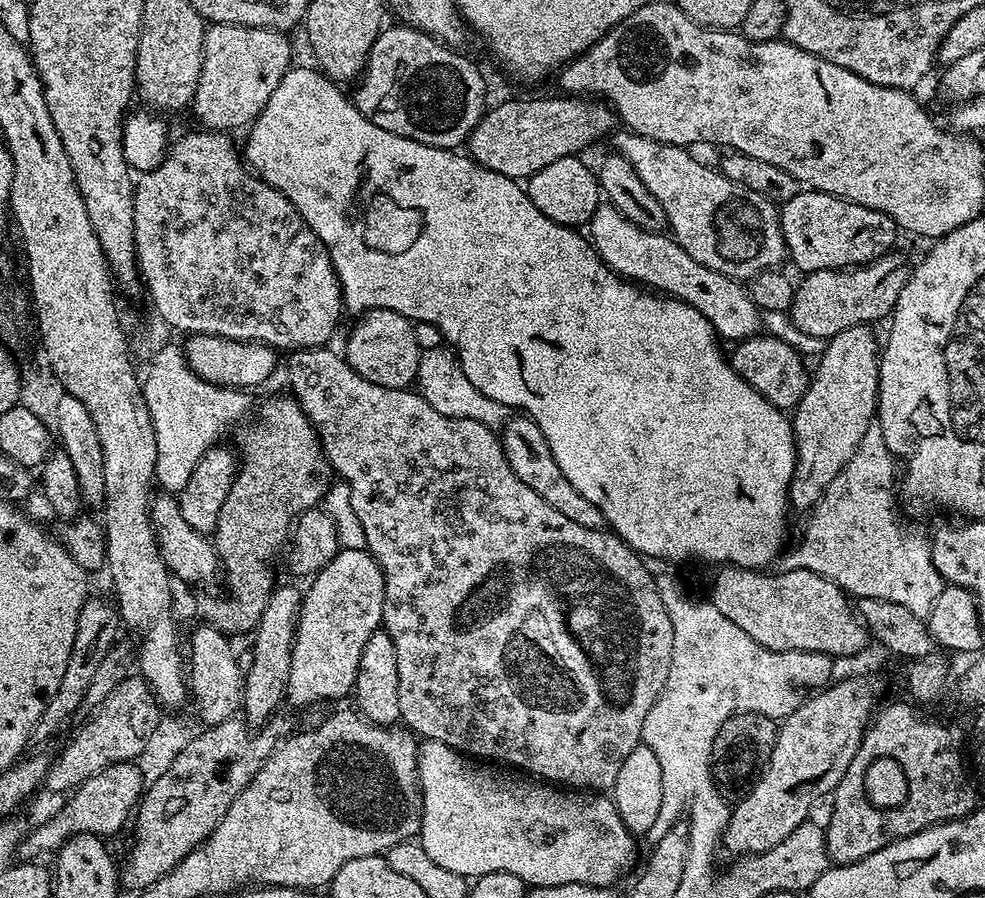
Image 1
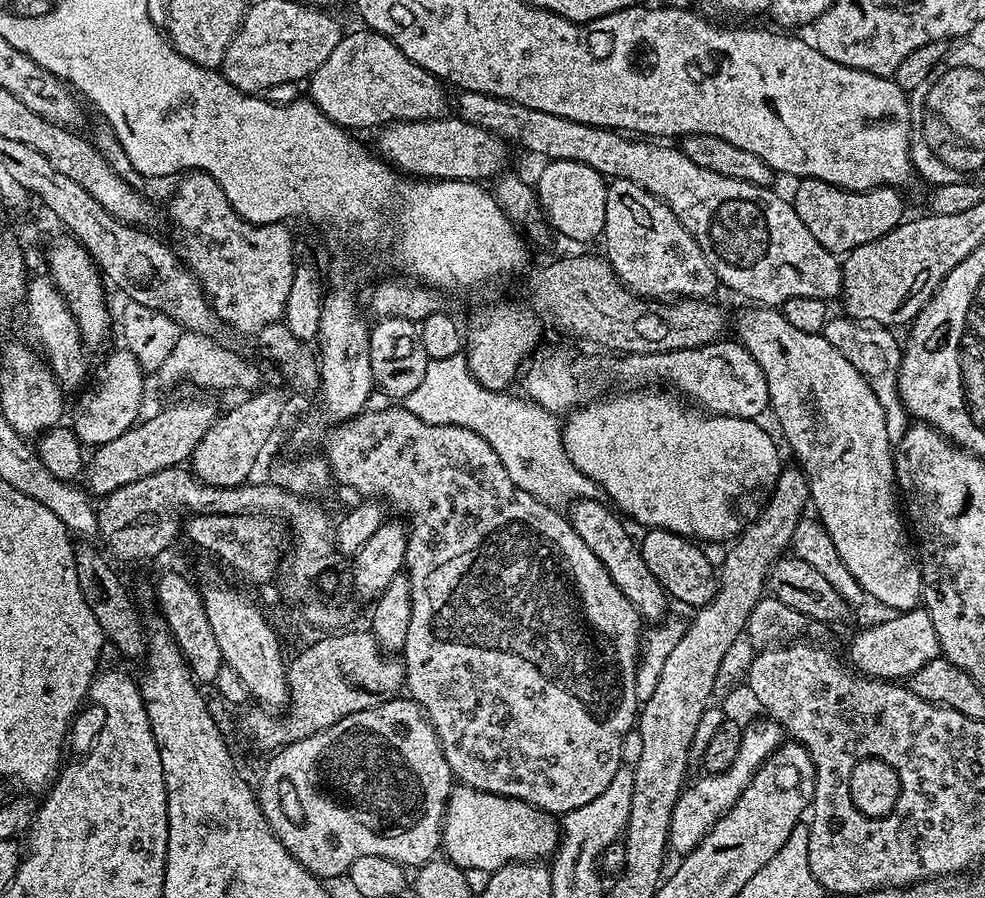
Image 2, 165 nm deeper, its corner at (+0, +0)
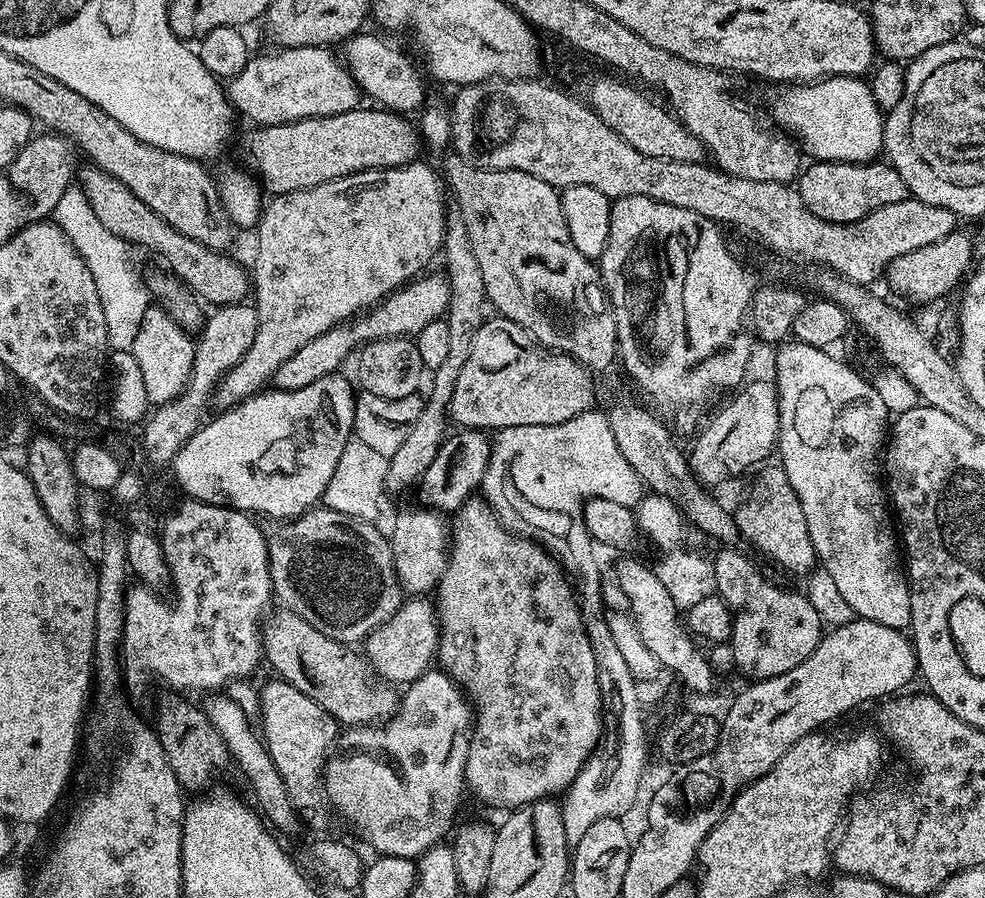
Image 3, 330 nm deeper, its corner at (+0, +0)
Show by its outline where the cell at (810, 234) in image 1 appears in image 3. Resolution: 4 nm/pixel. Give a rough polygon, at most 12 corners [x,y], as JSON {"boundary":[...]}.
{"boundary":[[812,162],[810,214],[858,222],[910,196],[887,162]]}

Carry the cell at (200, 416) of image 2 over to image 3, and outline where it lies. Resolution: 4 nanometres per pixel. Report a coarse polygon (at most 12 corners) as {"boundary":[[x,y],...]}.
{"boundary":[[430,165],[272,196],[256,333],[217,409],[417,279],[444,246]]}

